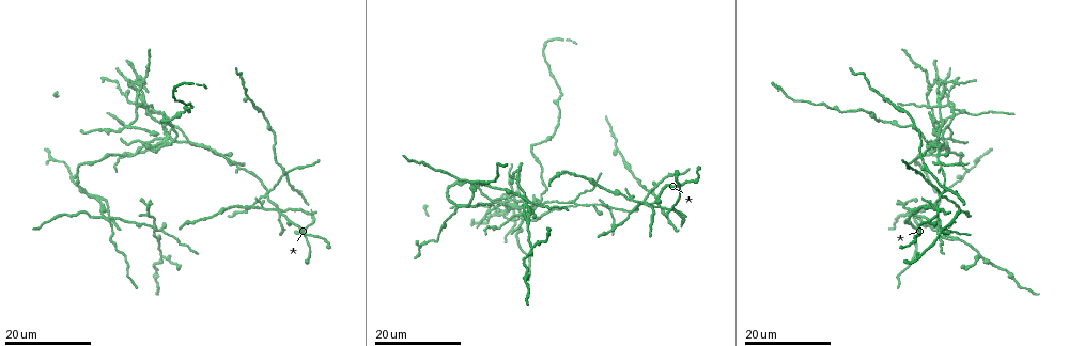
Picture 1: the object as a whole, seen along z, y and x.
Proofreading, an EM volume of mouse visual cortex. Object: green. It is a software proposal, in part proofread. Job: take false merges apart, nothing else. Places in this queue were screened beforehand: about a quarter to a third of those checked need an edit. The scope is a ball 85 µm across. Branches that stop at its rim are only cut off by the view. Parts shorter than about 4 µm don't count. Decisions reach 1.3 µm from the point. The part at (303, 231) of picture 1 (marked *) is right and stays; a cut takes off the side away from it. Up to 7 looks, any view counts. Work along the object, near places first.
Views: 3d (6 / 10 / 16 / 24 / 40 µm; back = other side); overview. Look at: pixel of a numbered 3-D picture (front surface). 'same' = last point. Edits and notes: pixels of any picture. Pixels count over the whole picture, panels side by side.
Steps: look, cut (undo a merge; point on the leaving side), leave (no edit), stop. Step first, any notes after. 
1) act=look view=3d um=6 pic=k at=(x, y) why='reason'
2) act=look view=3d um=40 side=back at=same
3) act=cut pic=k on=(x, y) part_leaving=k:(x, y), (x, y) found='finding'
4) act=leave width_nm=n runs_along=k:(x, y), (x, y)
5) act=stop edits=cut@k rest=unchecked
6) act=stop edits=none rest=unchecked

act=look view=3d um=24 pic=1 at=(278, 217) why='arms part here'

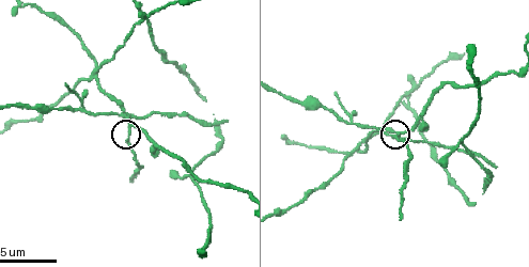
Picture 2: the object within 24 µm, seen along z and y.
act=look view=3d um=6 pic=2 at=(128, 129)

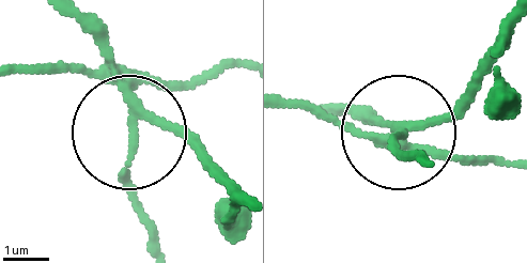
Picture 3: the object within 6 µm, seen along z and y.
act=cut pic=3 on=(192, 89) part_leaving=3:(126, 99), (68, 68), (12, 68) found='a second neuron is stuck on'

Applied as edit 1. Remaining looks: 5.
act=look view=3d um=16 pic=1 at=(941, 163) why='a fork'

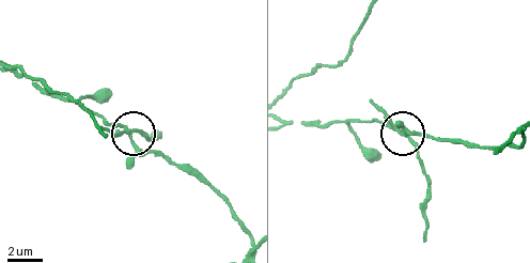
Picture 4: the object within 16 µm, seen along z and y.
act=look view=3d um=6 pic=4 at=(132, 131) why='closer look'

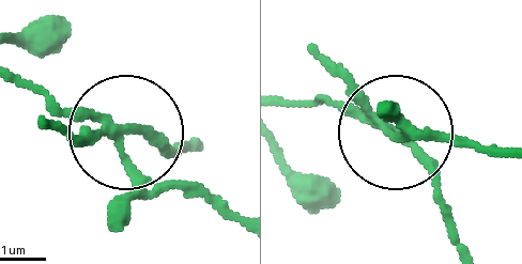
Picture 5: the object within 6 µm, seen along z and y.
act=cut pic=5 on=(70, 138) part_leaving=5:(117, 129), (163, 153), (186, 149) found='two neurons meet here'

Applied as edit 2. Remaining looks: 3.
act=look view=3d um=24 pic=1 at=(940, 146) why='three-way junction'

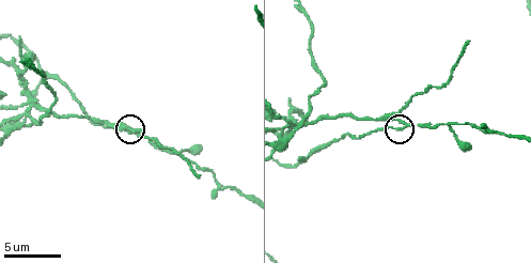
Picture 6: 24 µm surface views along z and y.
act=look view=3d um=10 pic=6 at=(404, 125)

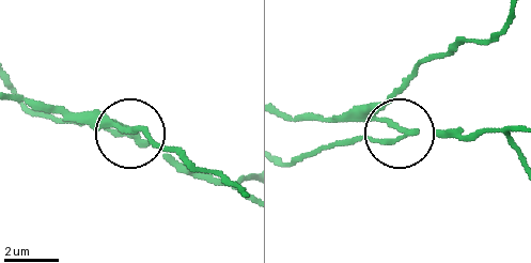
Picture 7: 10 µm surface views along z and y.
act=cut pic=7 on=(136, 134) part_leaving=7:(411, 132), (372, 118), (282, 115) found='a second neuron is stuck on'

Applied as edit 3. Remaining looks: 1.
act=stop edits=cut@3,cut@5,cut@7 rest=unchecked

